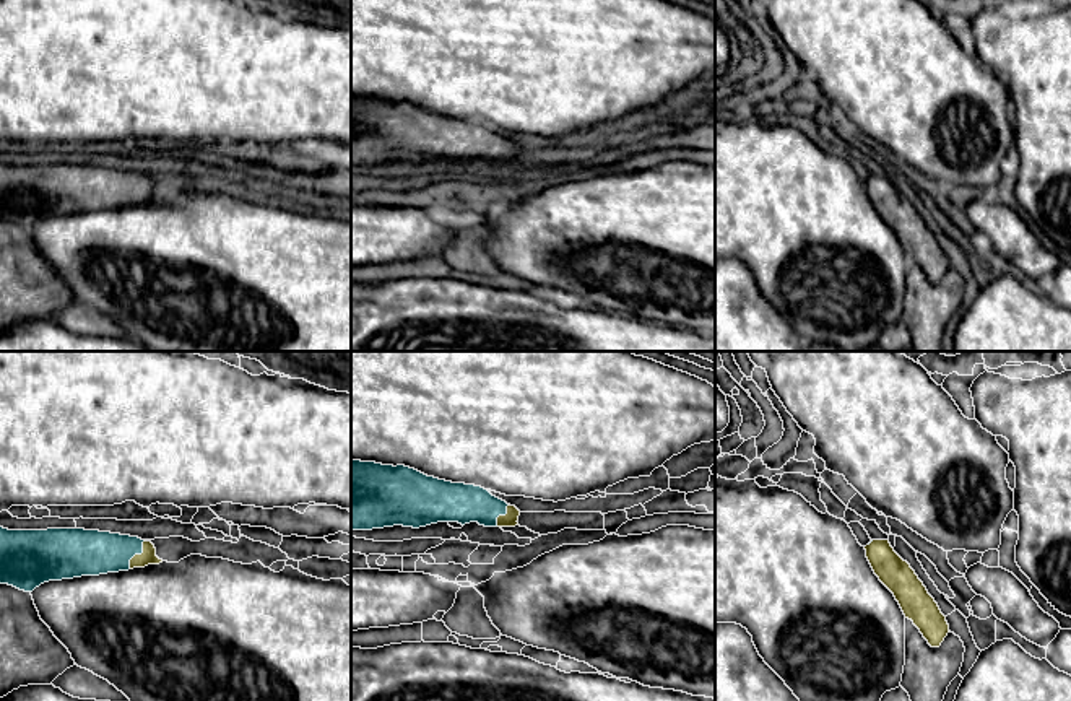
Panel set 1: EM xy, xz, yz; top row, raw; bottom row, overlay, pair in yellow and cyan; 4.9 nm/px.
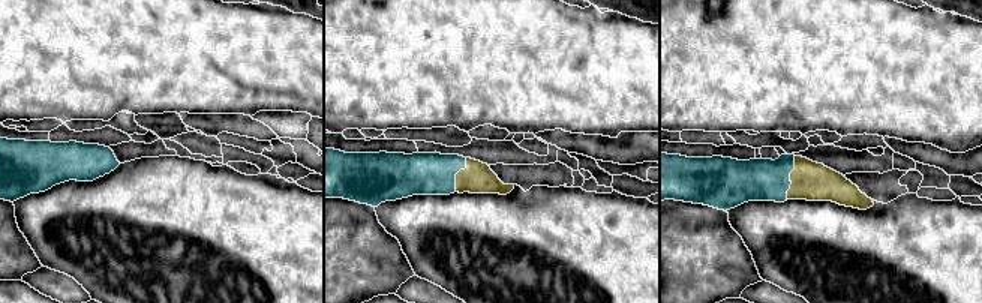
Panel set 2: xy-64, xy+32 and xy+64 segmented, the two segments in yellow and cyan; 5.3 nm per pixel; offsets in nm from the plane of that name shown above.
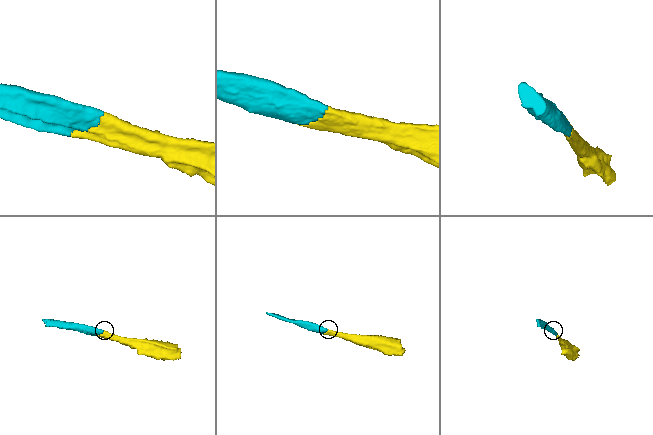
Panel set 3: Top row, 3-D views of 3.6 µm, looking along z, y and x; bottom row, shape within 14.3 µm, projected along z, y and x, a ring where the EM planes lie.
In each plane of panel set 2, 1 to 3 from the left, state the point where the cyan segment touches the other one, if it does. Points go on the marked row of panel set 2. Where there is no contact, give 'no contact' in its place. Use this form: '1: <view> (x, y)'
1: no contact
2: xy+32 (456, 174)
3: xy+64 (790, 177)

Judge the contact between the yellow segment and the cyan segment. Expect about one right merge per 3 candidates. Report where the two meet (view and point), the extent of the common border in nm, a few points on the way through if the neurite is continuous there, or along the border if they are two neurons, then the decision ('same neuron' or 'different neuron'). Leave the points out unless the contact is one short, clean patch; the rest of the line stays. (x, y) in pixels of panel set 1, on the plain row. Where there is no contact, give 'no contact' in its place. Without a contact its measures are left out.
xy (137, 191) | 170 nm | same neuron

